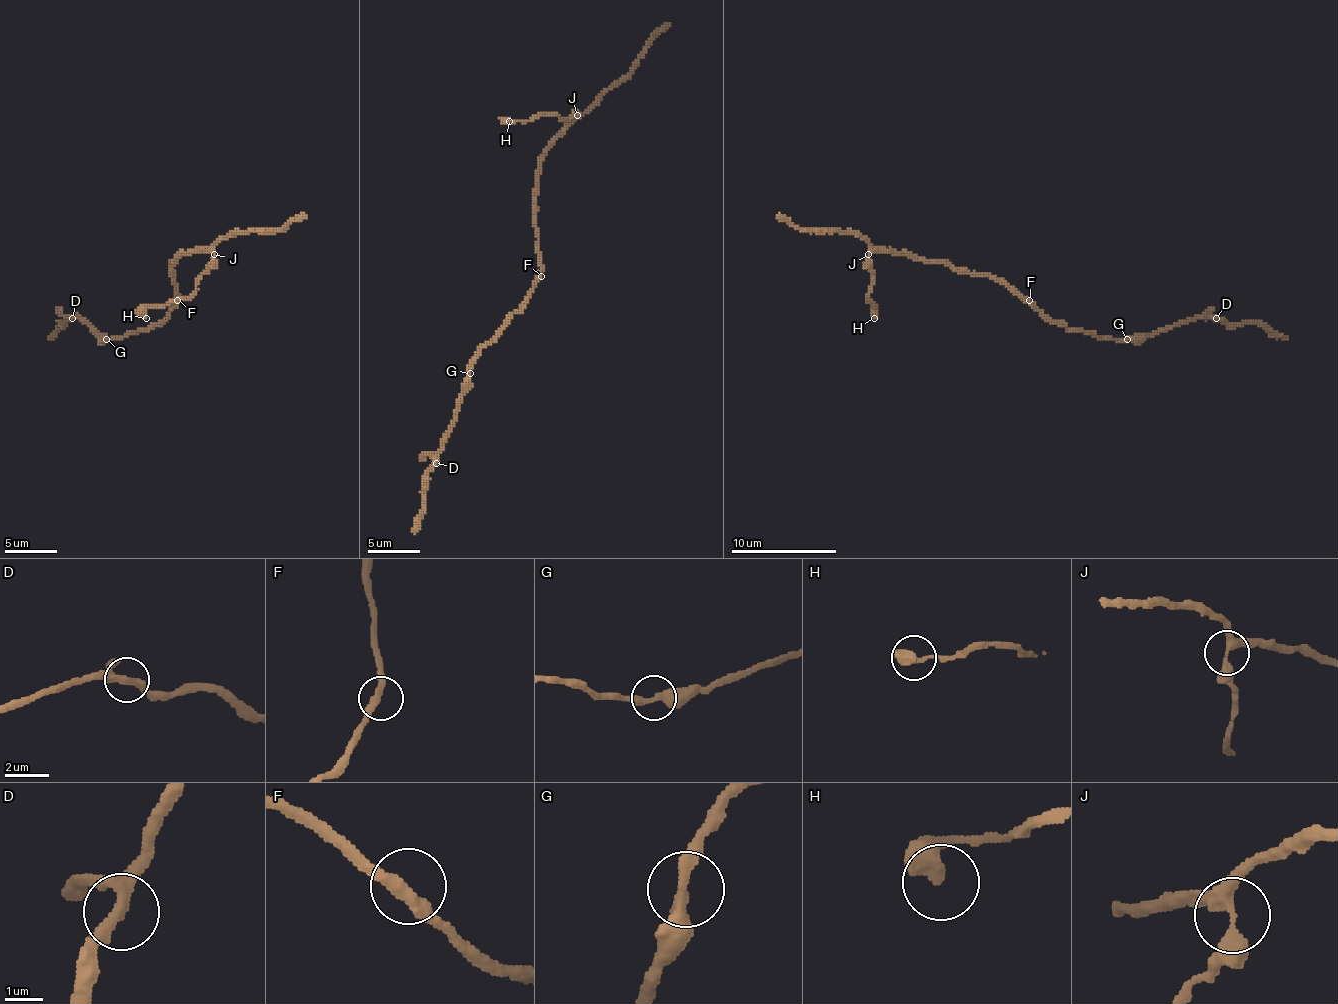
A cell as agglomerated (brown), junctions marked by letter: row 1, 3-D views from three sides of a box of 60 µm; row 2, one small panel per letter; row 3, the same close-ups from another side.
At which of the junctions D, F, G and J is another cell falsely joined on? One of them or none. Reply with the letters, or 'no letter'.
no letter

